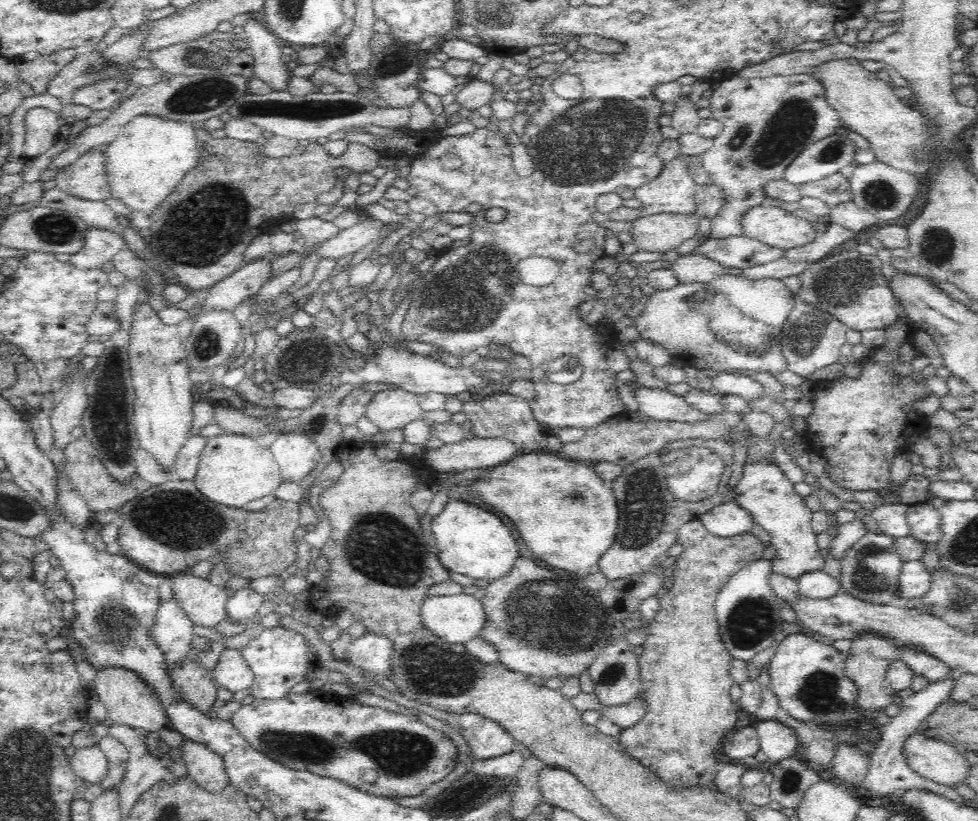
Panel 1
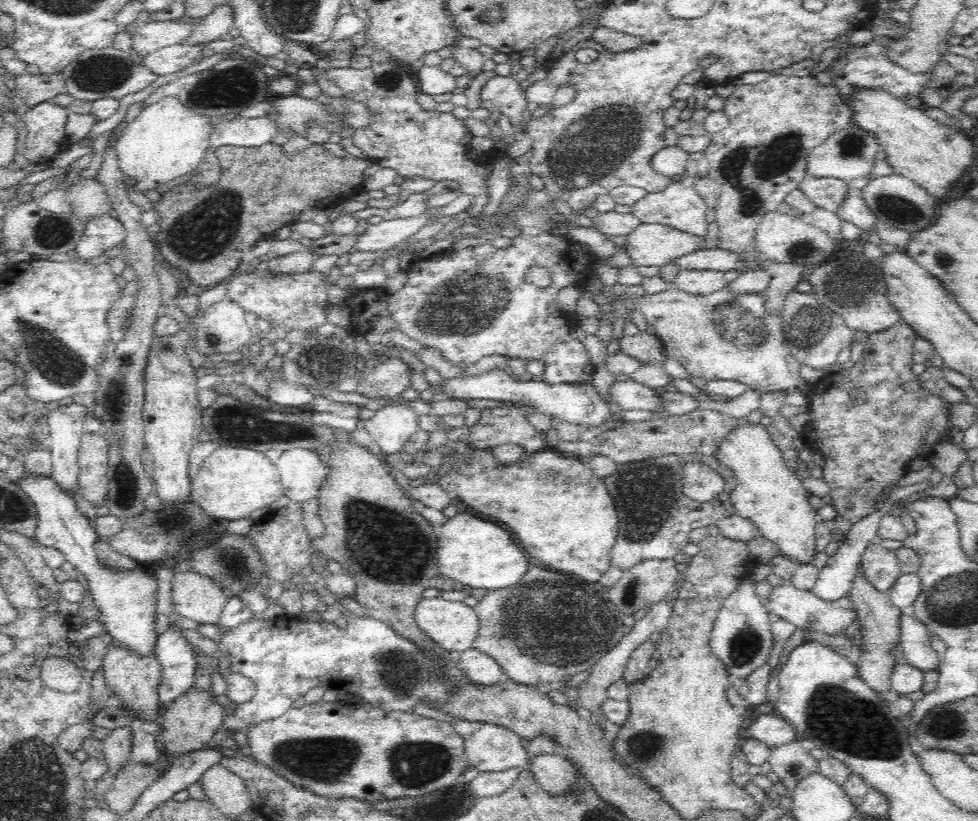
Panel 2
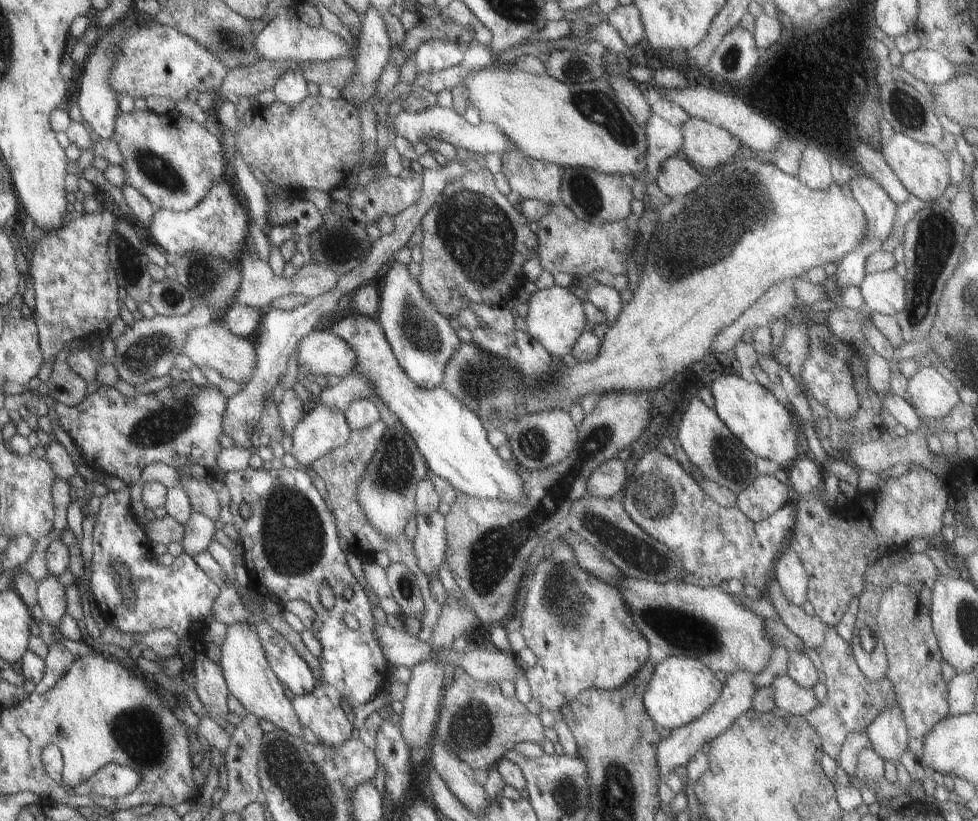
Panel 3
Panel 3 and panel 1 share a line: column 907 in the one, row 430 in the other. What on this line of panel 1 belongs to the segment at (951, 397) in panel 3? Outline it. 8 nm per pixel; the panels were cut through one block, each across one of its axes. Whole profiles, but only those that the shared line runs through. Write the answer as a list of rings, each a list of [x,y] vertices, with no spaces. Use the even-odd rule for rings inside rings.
[[[384,390],[366,408],[366,418],[378,428],[378,432],[402,432],[410,422],[422,420],[424,410],[418,404],[416,394],[402,390]]]

